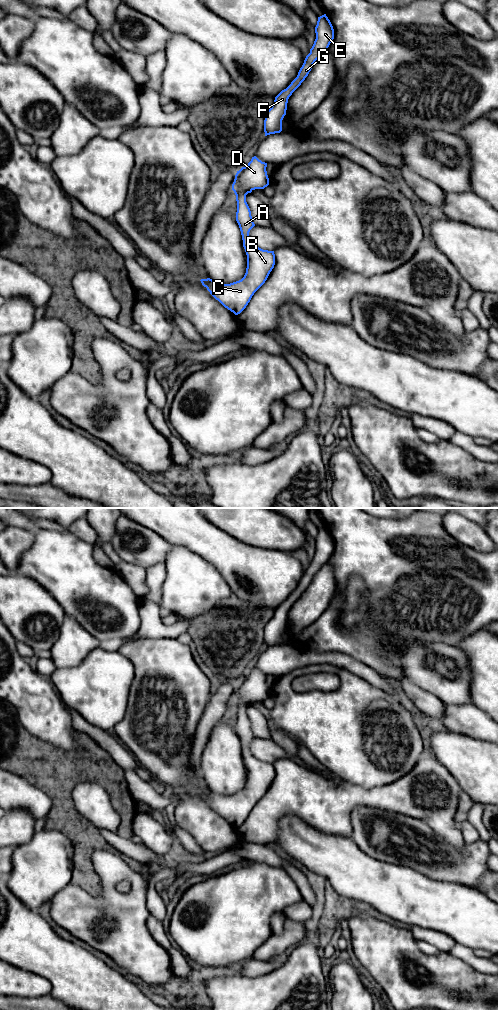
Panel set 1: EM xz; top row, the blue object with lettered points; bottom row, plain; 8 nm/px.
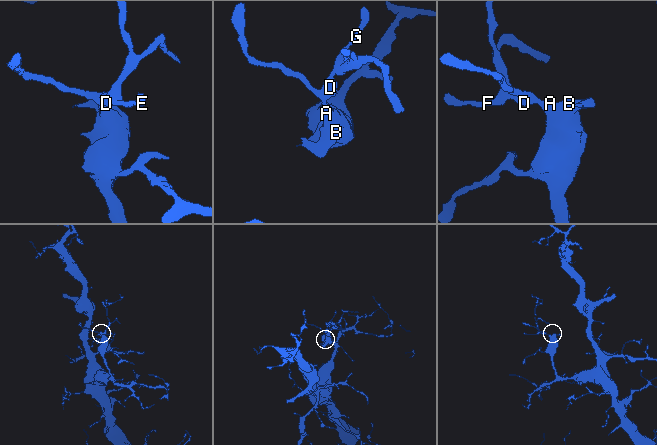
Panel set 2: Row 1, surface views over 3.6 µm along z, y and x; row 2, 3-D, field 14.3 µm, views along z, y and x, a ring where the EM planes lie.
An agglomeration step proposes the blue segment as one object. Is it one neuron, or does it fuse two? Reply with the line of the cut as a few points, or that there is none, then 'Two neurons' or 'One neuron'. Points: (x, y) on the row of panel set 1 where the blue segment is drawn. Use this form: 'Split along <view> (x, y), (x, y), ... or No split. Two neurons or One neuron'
No split. One neuron

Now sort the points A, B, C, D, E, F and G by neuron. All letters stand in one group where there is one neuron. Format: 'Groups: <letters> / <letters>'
Groups: A B C D E F G

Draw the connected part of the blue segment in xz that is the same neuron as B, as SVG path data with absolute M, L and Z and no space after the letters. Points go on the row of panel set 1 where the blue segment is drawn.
M256 156L237 171L232 190L236 195L236 221L239 225L243 247L247 255L247 268L244 277L230 284L222 284L210 278L201 283L210 294L235 315L240 314L250 302L254 293L265 283L275 265L274 251L263 250L252 243L249 232L255 226L246 195L255 189L269 185L267 163Z

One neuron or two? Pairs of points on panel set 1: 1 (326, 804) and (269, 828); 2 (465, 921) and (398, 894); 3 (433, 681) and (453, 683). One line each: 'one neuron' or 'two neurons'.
1: one neuron
2: one neuron
3: one neuron

